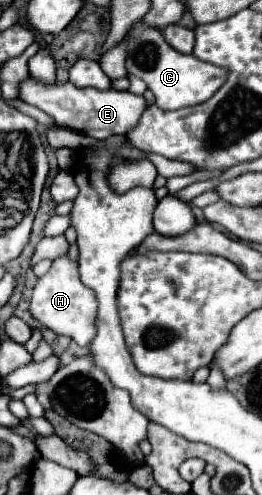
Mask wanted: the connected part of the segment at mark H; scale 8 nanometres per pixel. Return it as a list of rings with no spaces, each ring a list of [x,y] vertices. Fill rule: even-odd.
[[[67,256],[57,258],[51,266],[51,270],[37,280],[29,304],[31,316],[43,324],[45,328],[53,330],[59,336],[69,336],[73,338],[79,346],[89,346],[91,340],[95,338],[95,318],[97,318],[97,300],[91,290],[87,290],[77,272],[77,264],[69,260]]]

